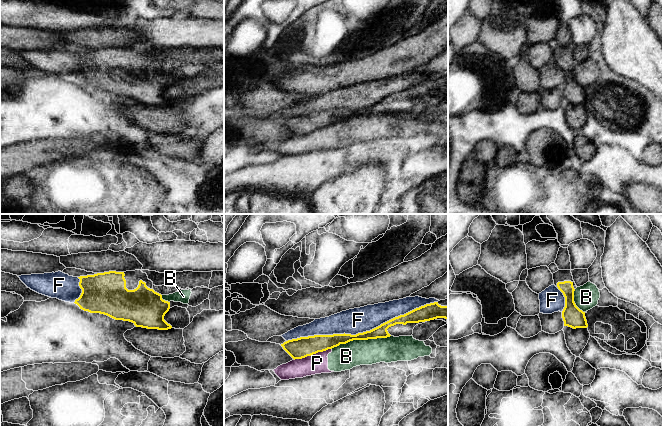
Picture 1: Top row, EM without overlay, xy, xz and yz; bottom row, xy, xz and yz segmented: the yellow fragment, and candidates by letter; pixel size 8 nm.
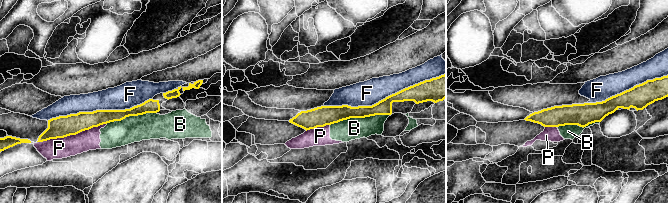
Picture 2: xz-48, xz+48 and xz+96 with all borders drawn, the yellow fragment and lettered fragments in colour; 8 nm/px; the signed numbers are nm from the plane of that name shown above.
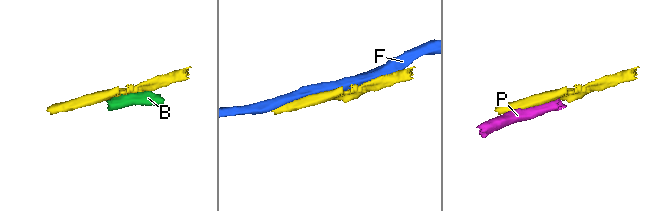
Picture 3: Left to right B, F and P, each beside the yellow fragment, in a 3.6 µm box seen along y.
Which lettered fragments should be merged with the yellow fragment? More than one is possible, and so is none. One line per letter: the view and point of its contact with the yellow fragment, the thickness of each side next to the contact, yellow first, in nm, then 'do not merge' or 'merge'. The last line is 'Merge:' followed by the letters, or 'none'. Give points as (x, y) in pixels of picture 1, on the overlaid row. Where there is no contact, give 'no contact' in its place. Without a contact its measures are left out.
B: xz (360, 339) | 110/200 nm | do not merge
F: xz (361, 333) | 110/200 nm | do not merge
P: xz (312, 354) | 170/160 nm | do not merge
Merge: none

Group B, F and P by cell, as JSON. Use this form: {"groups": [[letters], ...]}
{"groups": [["B", "P"], ["F"]]}

